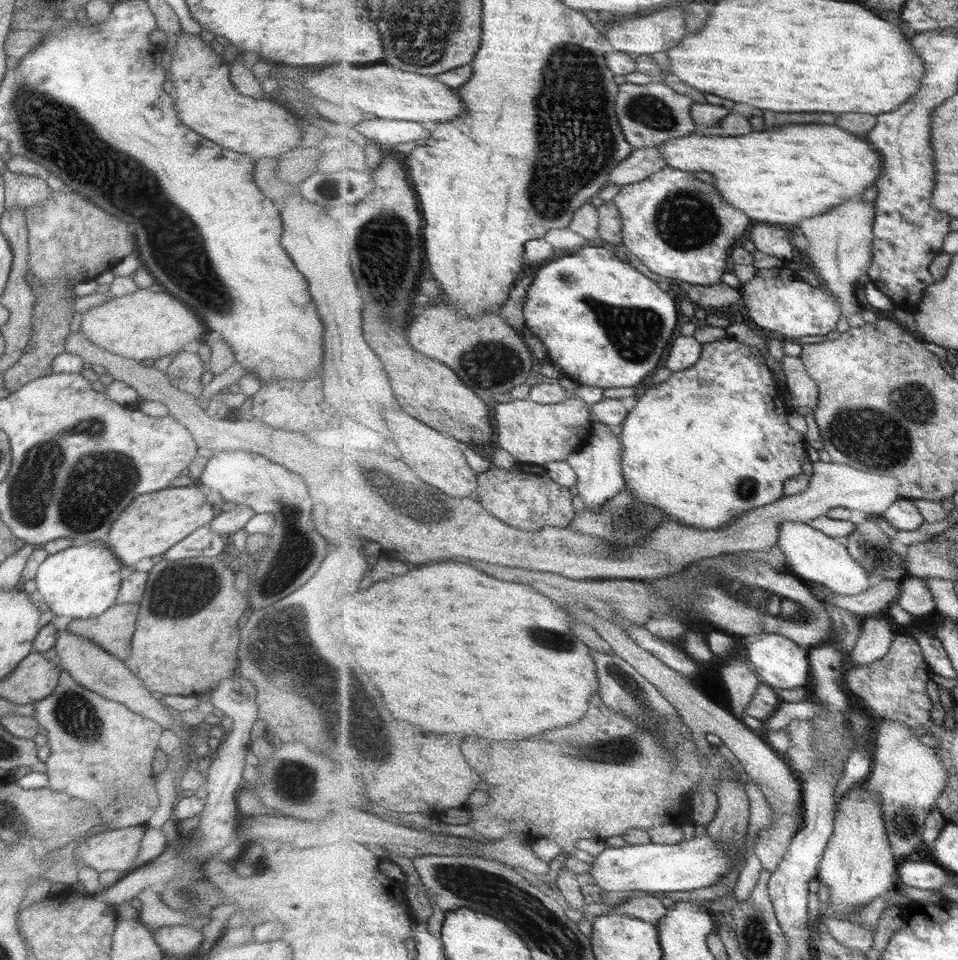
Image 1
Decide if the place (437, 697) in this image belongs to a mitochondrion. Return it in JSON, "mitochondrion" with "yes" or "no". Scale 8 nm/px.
{"mitochondrion":"no"}

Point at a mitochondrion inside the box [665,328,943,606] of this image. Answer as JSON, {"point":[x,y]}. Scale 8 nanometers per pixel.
{"point":[878,439]}

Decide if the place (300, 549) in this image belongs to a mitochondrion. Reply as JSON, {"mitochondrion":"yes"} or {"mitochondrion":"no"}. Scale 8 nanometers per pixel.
{"mitochondrion":"yes"}

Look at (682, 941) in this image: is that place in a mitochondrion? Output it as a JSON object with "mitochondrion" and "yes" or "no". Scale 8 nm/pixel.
{"mitochondrion":"no"}

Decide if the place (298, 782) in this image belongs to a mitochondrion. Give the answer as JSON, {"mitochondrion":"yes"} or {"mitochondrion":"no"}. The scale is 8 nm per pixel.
{"mitochondrion":"yes"}

